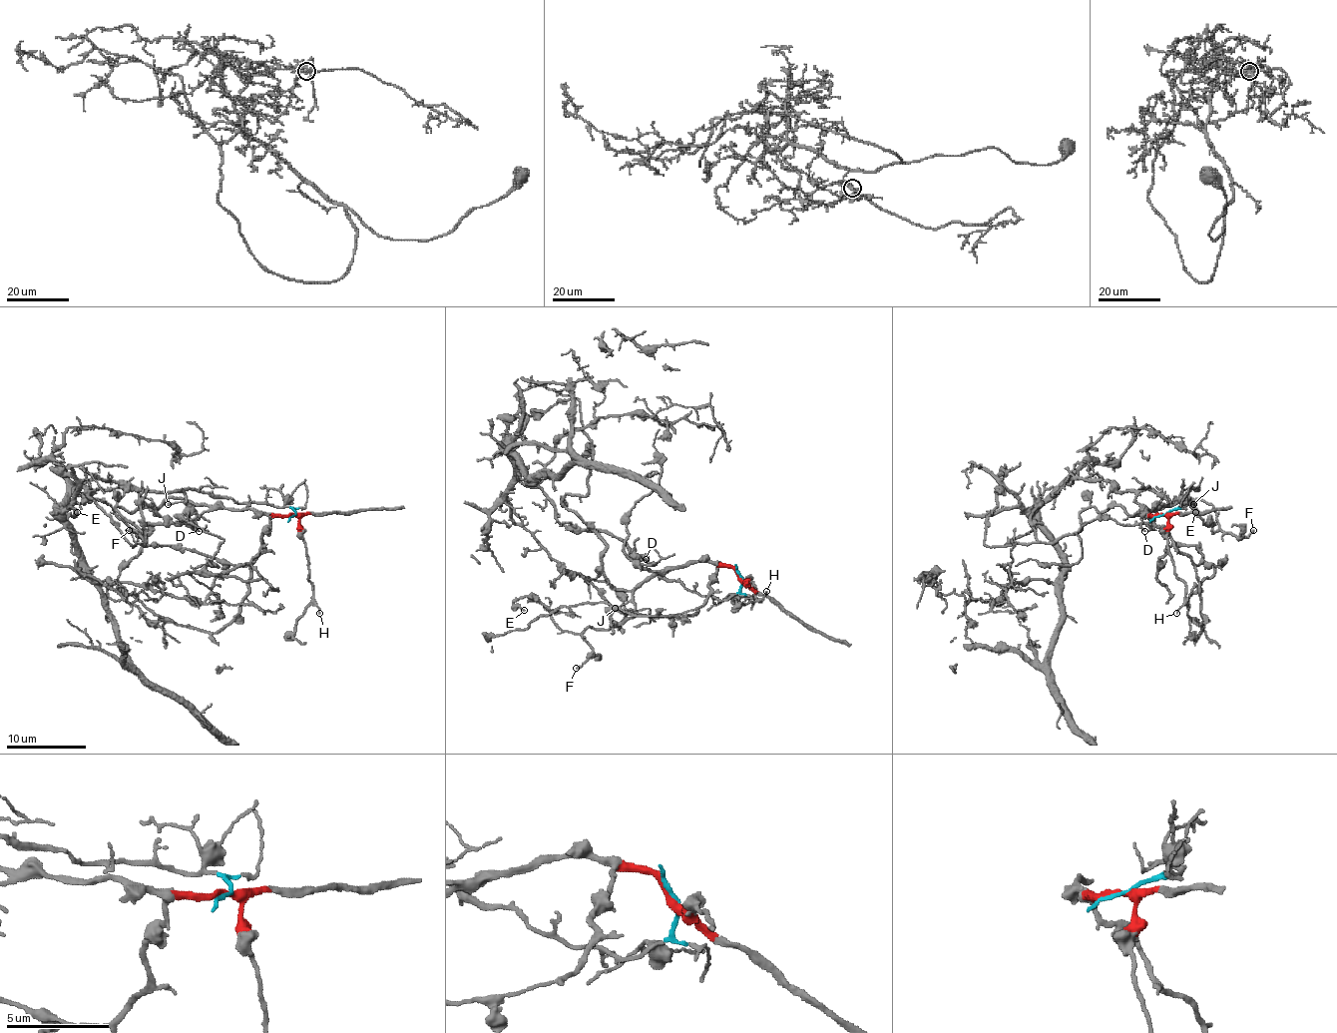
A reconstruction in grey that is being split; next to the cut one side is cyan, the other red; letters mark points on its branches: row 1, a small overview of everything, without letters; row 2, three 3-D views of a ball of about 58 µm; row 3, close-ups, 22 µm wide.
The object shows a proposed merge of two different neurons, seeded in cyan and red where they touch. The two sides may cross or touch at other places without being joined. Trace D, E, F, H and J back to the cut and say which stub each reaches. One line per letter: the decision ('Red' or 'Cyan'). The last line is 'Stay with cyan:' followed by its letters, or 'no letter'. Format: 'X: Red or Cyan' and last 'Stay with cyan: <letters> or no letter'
D: Cyan
E: Red
F: Red
H: Red
J: Red
Stay with cyan: D

